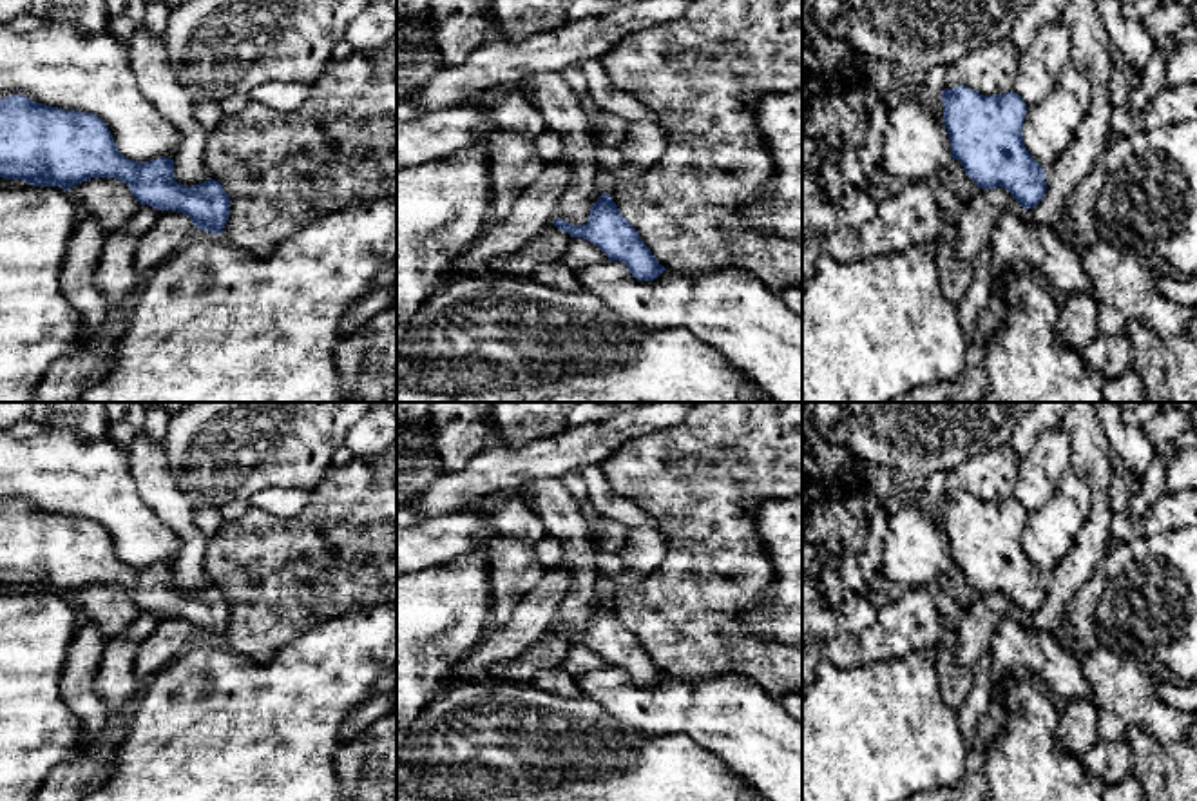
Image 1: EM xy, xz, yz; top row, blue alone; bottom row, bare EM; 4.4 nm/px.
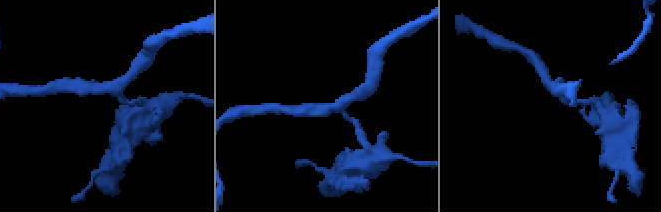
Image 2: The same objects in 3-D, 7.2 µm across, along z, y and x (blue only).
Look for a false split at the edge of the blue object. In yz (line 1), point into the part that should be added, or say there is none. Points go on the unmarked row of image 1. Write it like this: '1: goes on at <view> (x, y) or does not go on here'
1: does not go on here

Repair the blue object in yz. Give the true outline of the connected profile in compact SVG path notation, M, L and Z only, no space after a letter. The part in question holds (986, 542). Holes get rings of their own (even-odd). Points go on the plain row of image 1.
M965 491L942 497L943 529L951 545L951 564L958 565L965 580L980 594L1001 593L1023 613L1034 614L1045 602L1047 587L1041 571L1023 549L1027 509L1014 497L983 502Z

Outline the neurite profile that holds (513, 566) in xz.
M516 491L494 498L489 513L496 531L489 547L493 598L489 631L496 631L509 623L520 600L545 574L534 547L547 535L547 527Z

